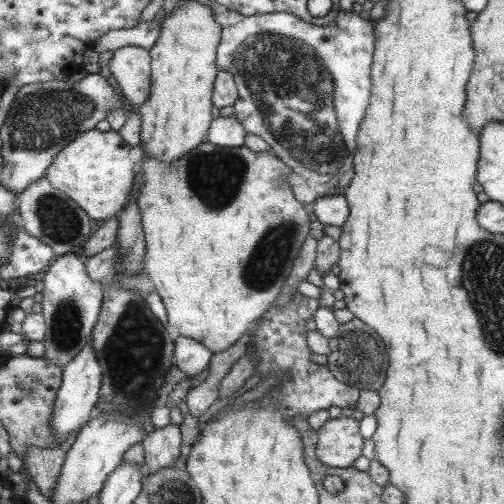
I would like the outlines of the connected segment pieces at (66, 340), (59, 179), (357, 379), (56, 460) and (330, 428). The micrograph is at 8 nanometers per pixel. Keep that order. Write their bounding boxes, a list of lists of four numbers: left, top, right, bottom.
[[40,251,102,366],[44,130,135,221],[326,317,388,391],[21,447,67,502],[315,416,363,468]]

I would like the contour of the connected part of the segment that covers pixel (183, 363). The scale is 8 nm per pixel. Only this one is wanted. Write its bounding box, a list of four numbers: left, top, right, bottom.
[171,335,212,379]

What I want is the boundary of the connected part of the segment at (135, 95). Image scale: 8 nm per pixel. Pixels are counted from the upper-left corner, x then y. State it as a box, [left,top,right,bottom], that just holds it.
[83,46,150,109]

